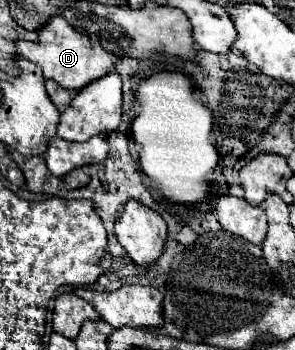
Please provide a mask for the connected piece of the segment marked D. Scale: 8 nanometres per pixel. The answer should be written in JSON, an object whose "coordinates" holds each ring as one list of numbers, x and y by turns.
{"coordinates":[[63,16,51,18,49,24,45,24,39,30,39,42,17,42,17,52,21,58,37,64,43,70,45,78,51,78,59,86,69,88,69,90,81,90,89,82,103,78,115,68,119,60,115,54,109,54,97,44,91,44,89,38,85,38,85,34,73,30,73,26,65,22]]}

